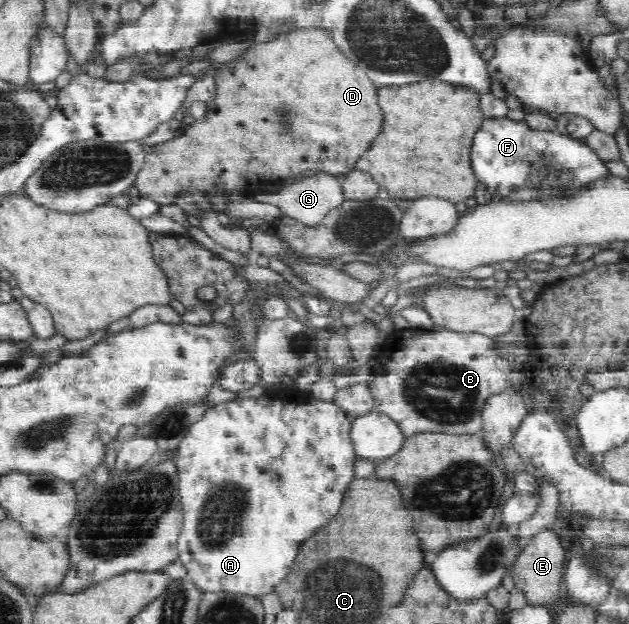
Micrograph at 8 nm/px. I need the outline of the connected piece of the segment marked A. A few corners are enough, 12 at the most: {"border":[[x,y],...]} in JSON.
{"border":[[296,386],[177,447],[201,591],[277,591],[355,478],[351,417]]}

